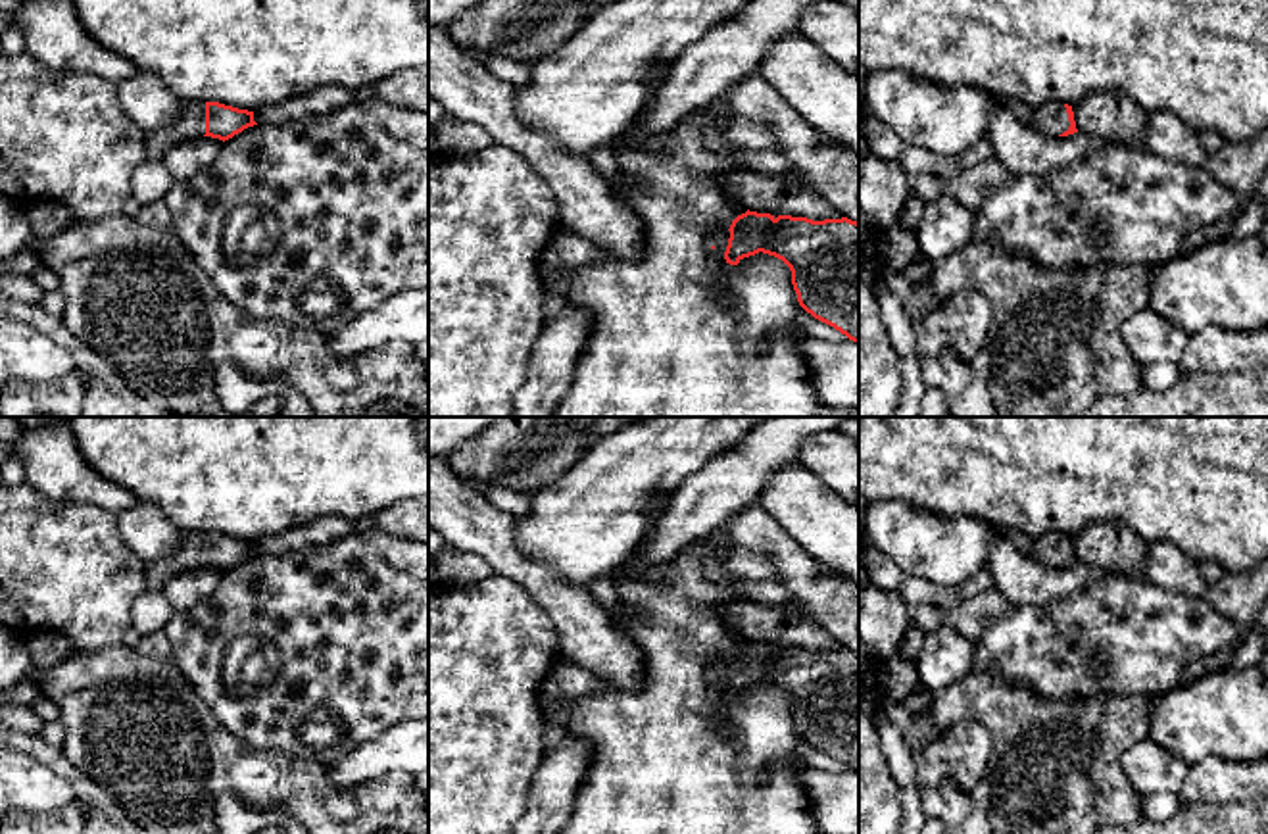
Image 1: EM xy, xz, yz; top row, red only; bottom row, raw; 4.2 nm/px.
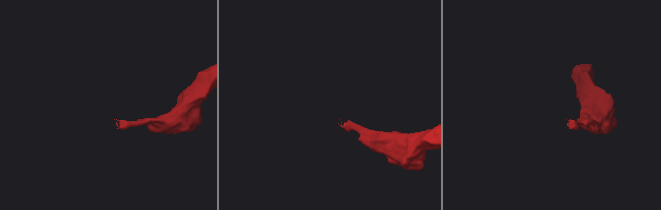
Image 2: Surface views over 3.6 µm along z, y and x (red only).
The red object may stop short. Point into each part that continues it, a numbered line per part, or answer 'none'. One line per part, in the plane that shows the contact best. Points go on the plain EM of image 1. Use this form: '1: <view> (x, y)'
1: yz (1051, 548)

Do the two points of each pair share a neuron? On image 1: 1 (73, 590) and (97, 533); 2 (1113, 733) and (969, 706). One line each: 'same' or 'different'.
1: same
2: same

